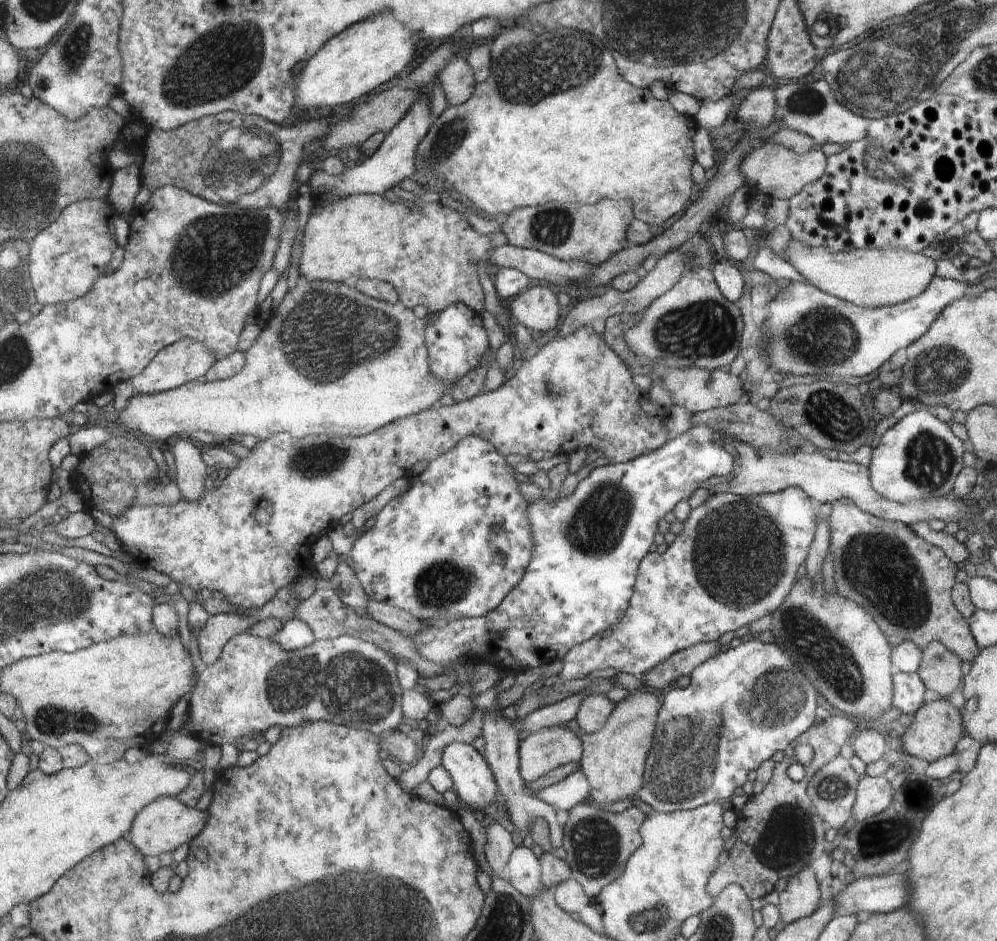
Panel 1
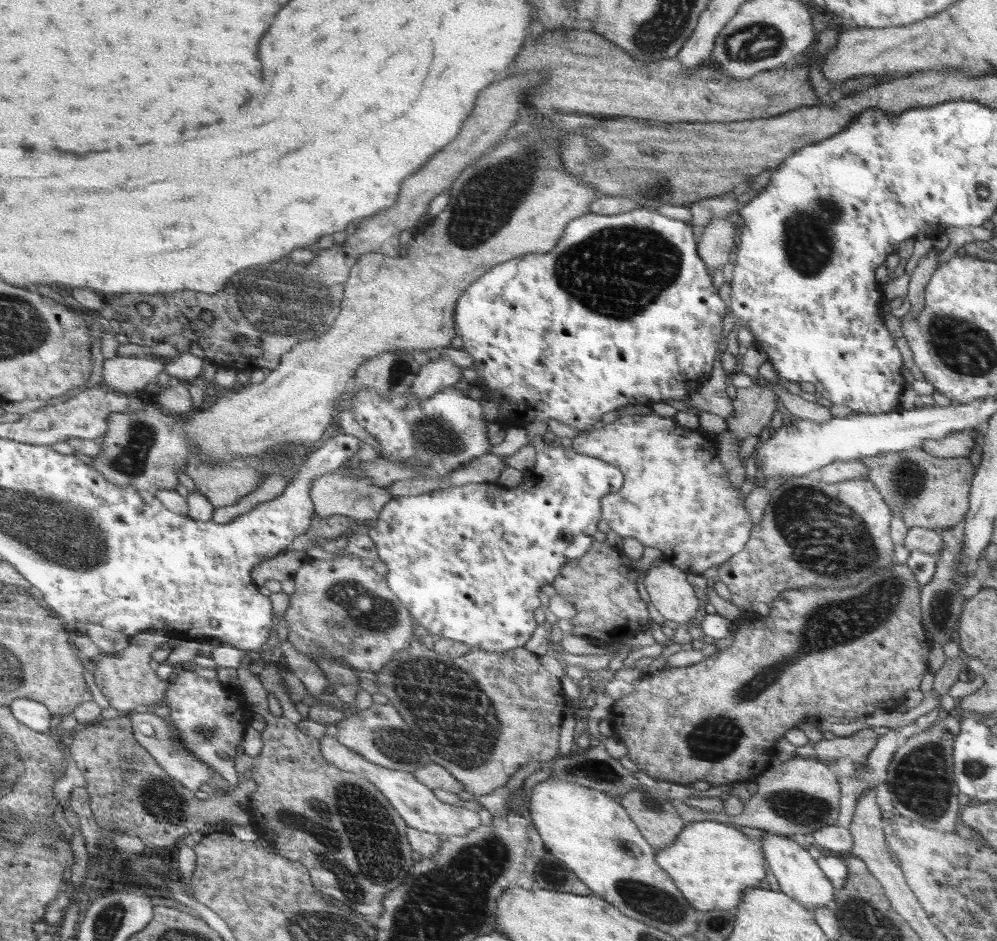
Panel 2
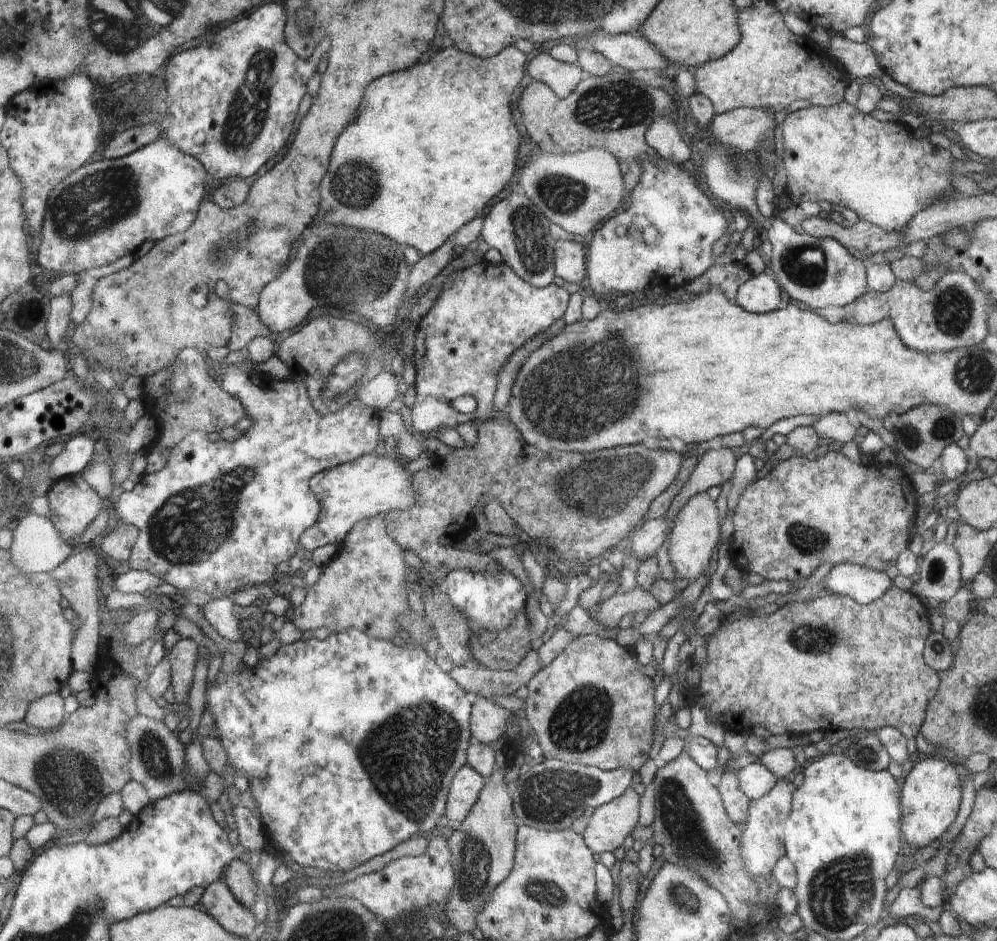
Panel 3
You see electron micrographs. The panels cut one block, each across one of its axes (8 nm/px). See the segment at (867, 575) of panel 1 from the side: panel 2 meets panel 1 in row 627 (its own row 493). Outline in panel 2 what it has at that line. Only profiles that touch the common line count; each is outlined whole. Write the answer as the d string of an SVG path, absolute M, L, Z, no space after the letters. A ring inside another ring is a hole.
M911 448L905 452L884 452L858 461L867 467L866 479L877 487L885 502L893 508L894 514L902 514L904 525L908 529L952 529L965 520L976 472L968 458L940 458L923 449Z

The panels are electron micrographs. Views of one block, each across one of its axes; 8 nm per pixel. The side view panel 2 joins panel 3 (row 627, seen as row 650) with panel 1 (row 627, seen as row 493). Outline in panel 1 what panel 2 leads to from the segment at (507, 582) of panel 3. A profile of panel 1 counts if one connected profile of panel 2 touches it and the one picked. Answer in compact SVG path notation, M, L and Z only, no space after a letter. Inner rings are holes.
M700 424L700 426L693 426L689 428L683 434L676 436L673 440L665 441L665 444L657 448L655 451L645 453L640 457L634 457L633 460L624 463L616 464L604 464L602 466L595 467L586 478L580 480L578 486L570 495L560 497L554 500L548 500L544 494L542 494L536 502L532 503L532 508L528 510L529 519L531 522L531 530L533 531L533 543L536 548L533 551L533 558L530 558L529 568L526 570L525 576L522 578L520 584L516 586L508 594L504 601L497 606L492 612L485 614L481 617L472 618L458 618L458 620L432 620L432 622L424 622L424 628L414 632L414 634L408 634L406 638L412 642L412 646L416 648L416 652L430 660L430 662L436 662L436 664L450 663L456 660L462 660L462 658L472 659L475 665L479 665L481 662L491 664L500 669L510 669L512 672L521 672L522 668L526 668L528 662L536 662L536 664L546 664L546 662L552 662L552 660L562 660L566 654L569 653L569 649L574 649L582 642L590 640L592 636L600 634L600 632L606 632L608 628L612 628L614 624L618 624L624 616L629 607L630 596L633 593L633 586L635 584L635 578L640 561L644 560L648 550L652 548L654 544L654 534L658 530L658 522L668 514L672 512L682 500L687 500L694 494L694 490L702 484L710 480L712 476L728 476L732 472L732 466L734 466L734 458L726 452L726 446L722 446L718 442L720 434L716 430L712 430L710 426L706 424Z

